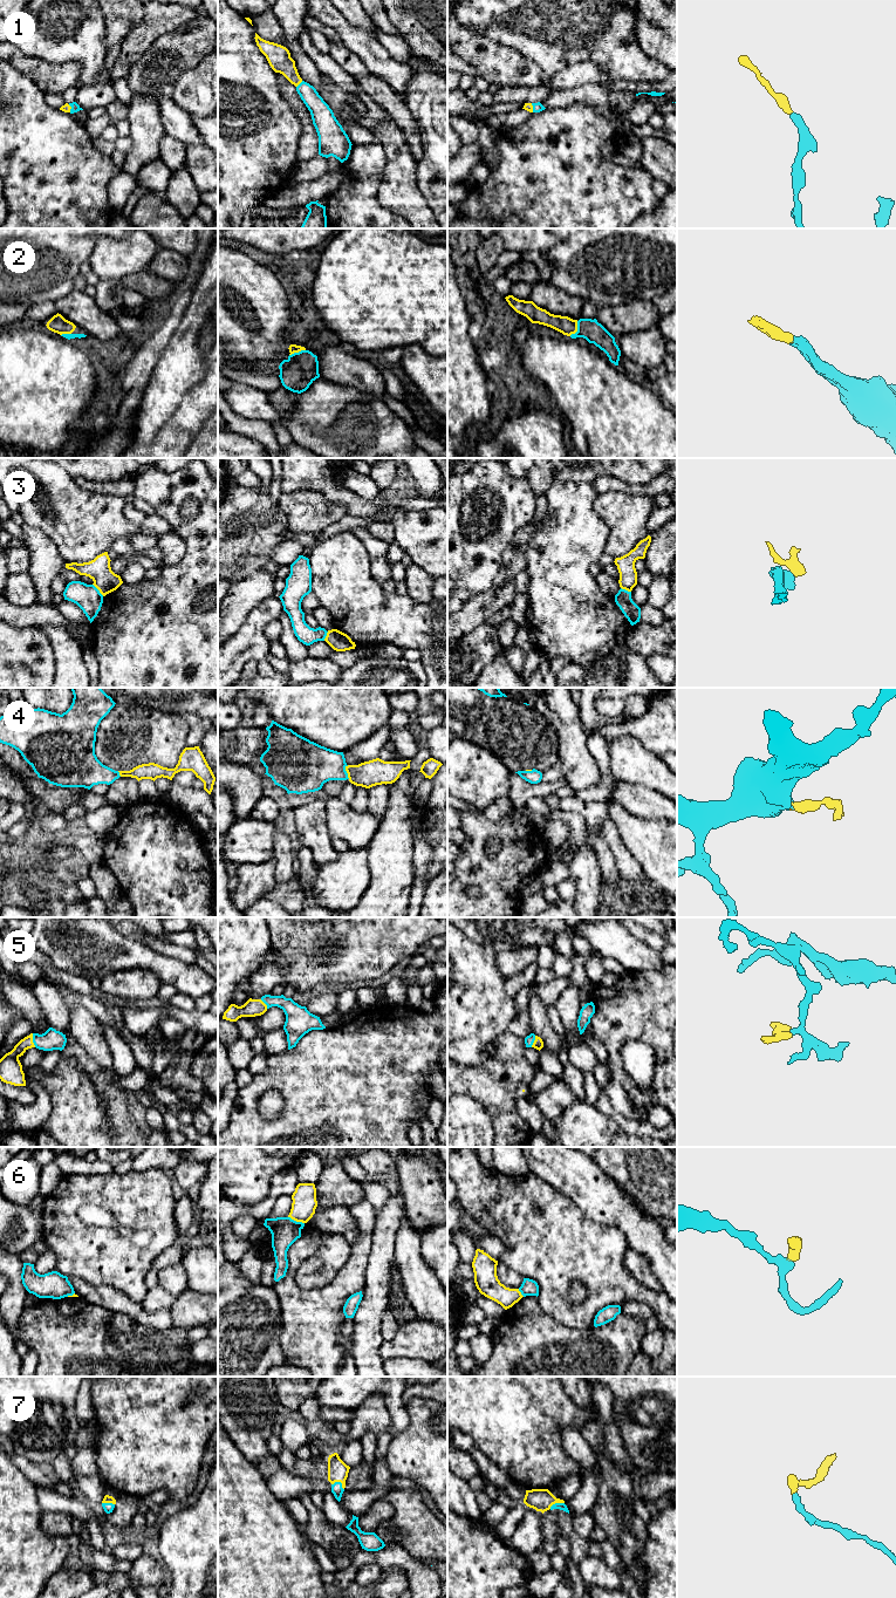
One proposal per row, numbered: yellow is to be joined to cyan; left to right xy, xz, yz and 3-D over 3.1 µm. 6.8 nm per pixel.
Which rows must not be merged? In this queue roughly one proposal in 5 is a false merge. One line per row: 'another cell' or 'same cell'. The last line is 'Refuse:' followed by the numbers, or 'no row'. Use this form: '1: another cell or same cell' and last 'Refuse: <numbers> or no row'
1: same cell
2: same cell
3: another cell
4: same cell
5: same cell
6: another cell
7: same cell
Refuse: 3, 6

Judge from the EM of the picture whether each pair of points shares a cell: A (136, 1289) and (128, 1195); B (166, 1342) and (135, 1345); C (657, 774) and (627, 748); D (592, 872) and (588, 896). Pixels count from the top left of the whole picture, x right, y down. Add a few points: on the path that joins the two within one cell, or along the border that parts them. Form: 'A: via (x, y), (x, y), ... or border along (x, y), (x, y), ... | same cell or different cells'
A: via (136, 1265), (156, 1245), (156, 1231), (143, 1219) | same cell
B: via (158, 1345), (143, 1345) | same cell
C: via (650, 771), (634, 755) | same cell
D: via (588, 878), (588, 890) | same cell

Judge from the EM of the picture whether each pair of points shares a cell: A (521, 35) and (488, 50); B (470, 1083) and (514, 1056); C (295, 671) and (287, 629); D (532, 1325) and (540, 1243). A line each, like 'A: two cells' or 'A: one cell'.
A: two cells
B: one cell
C: two cells
D: two cells

